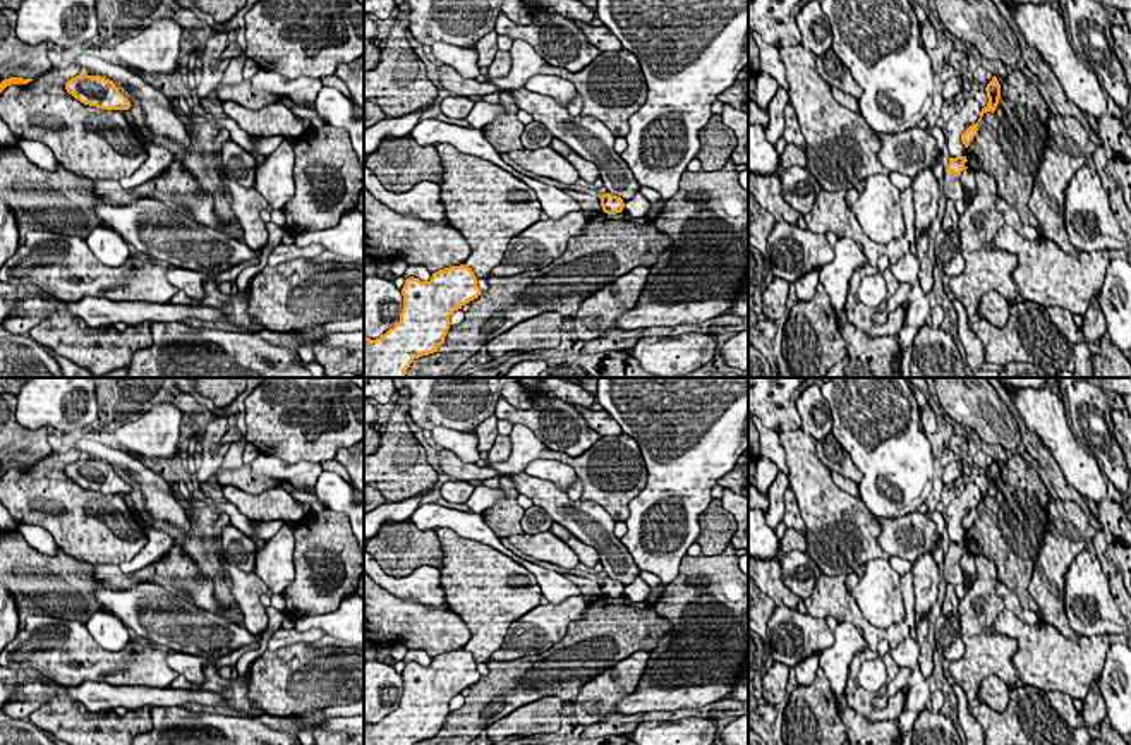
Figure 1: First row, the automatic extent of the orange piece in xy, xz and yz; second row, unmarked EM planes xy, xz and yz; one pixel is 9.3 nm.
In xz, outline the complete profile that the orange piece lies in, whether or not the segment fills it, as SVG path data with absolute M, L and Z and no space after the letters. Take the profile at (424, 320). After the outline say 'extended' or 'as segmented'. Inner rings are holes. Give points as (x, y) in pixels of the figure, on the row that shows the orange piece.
M465 264L439 270L429 282L407 278L400 321L376 340L364 335L364 378L405 378L415 359L438 352L450 316L481 292Z; as segmented

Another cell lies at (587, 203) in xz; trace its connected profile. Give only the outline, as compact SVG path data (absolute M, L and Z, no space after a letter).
M566 189L565 192L580 204L580 209L590 211L590 213L602 211L601 199L597 196L590 196L590 194L585 194L580 191L570 191L570 189Z

